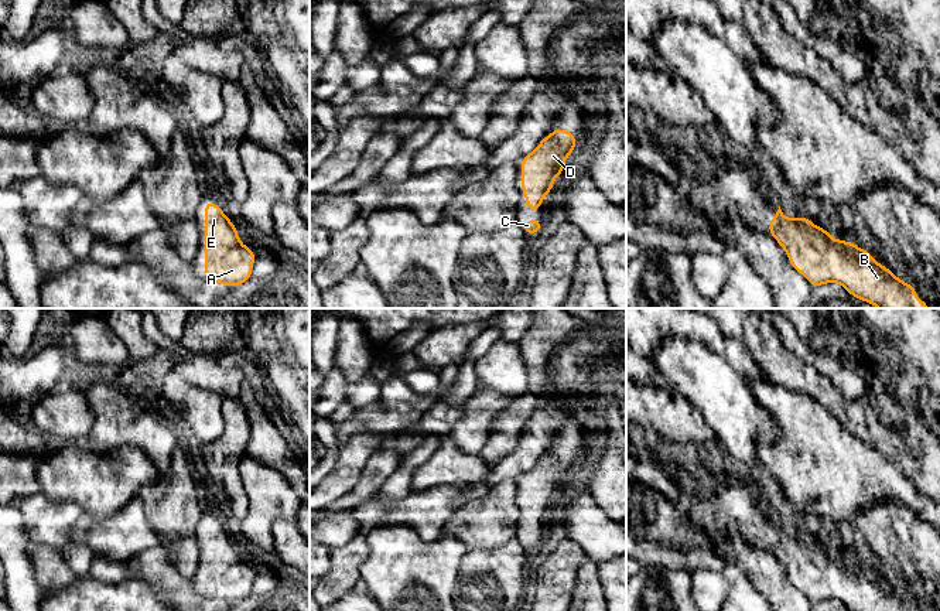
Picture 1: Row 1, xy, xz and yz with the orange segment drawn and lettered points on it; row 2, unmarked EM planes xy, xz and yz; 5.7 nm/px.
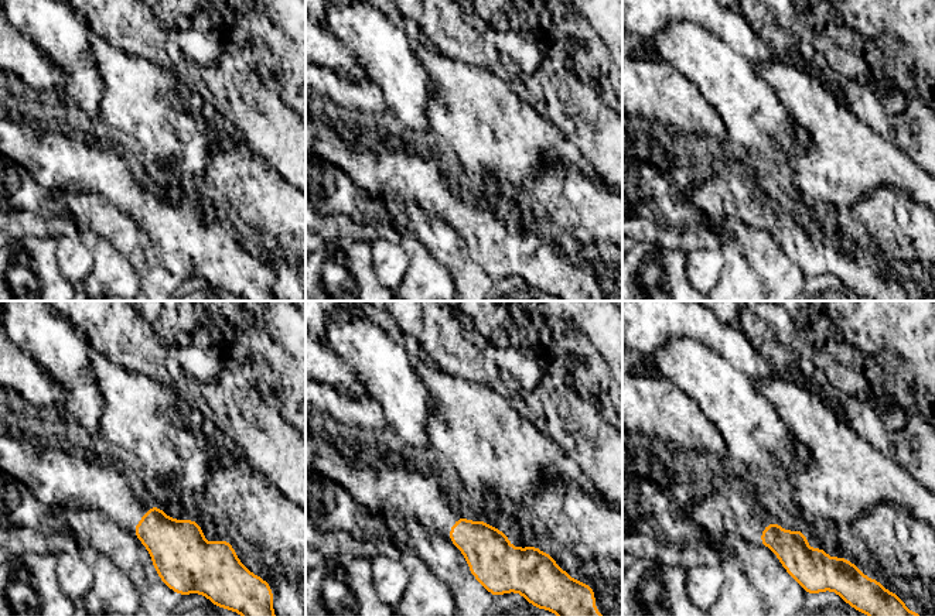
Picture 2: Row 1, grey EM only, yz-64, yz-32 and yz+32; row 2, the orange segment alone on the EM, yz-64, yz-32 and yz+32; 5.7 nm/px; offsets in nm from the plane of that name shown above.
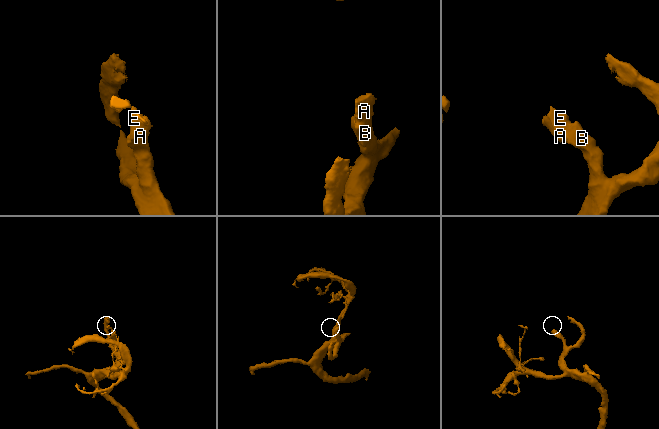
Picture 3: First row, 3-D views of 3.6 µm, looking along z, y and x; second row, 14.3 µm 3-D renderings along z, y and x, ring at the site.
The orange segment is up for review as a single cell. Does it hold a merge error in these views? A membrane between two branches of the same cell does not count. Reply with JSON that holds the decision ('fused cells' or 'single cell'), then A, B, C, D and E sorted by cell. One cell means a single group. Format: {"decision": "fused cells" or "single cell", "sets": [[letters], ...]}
{"decision": "single cell", "sets": [["A", "B", "C", "D", "E"]]}

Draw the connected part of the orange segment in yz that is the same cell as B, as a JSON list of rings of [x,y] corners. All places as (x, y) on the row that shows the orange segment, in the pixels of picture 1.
[[[779,206],[768,233],[783,248],[792,267],[814,289],[835,281],[852,297],[878,308],[930,308],[926,301],[916,298],[916,286],[876,263],[868,249],[833,239],[828,229],[817,228],[804,215],[790,219]]]

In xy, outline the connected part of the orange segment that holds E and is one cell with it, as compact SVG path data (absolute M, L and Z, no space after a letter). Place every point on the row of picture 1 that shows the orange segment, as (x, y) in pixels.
M212 199L205 201L205 280L239 287L252 277L256 253L239 240L233 222Z

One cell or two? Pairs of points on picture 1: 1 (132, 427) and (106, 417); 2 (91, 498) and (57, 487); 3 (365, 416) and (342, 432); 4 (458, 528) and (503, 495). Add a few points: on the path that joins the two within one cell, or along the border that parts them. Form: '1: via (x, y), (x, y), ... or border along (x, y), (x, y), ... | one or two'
1: via (126, 422), (120, 417), (112, 417) | one
2: via (82, 490), (79, 487), (65, 487) | one
3: via (359, 422), (348, 429) | one
4: via (470, 524), (475, 524), (492, 507) | one

